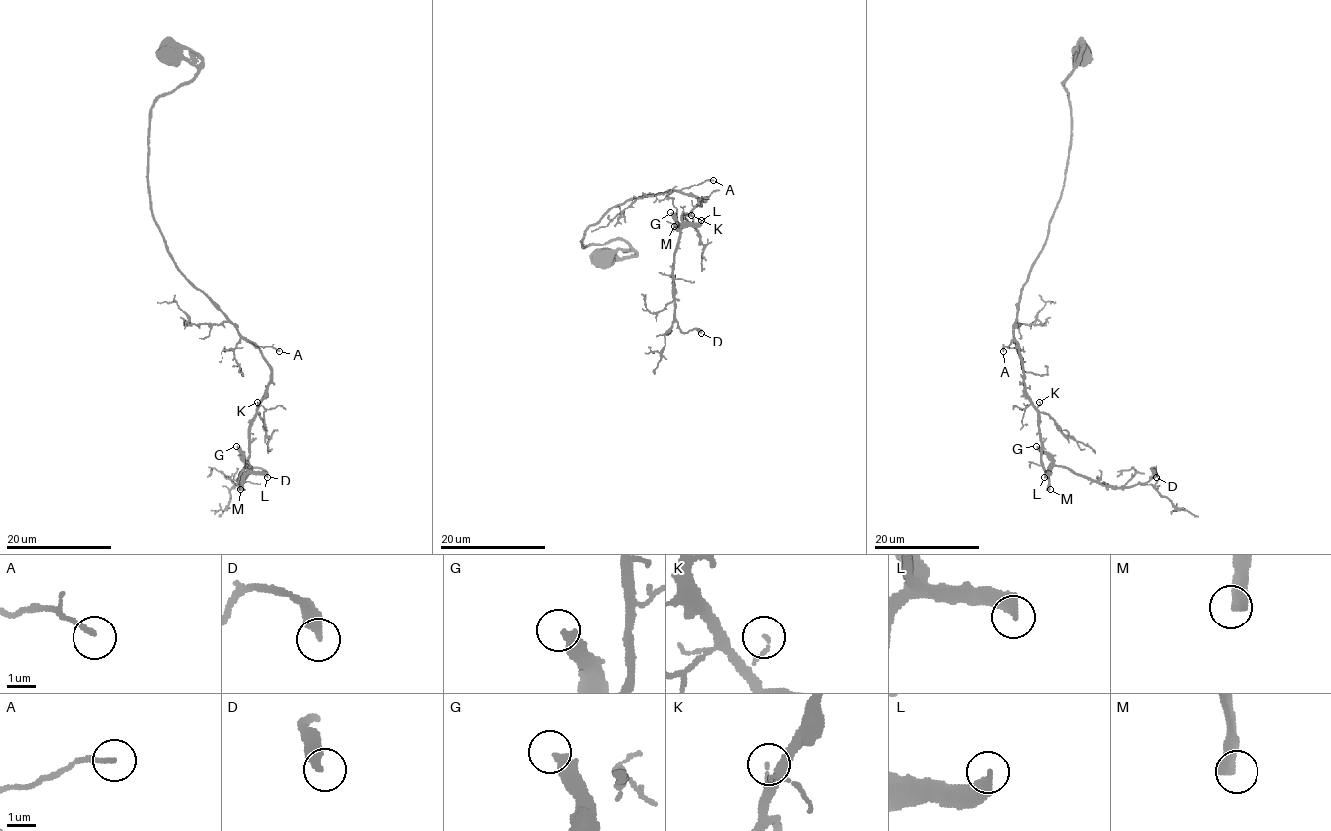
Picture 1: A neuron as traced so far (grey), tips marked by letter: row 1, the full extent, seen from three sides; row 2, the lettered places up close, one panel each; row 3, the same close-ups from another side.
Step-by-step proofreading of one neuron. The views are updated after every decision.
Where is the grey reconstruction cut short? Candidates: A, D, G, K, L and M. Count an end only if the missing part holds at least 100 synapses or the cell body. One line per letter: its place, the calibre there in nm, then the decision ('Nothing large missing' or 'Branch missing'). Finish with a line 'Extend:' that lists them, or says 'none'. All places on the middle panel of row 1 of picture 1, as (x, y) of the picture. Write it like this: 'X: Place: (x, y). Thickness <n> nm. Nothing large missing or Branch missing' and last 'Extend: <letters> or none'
A: Place: (713, 180). Thickness 170 nm. Nothing large missing
D: Place: (701, 333). Thickness 440 nm. Nothing large missing
G: Place: (670, 212). Thickness 400 nm. Branch missing
K: Place: (691, 215). Thickness 110 nm. Nothing large missing
L: Place: (701, 220). Thickness 400 nm. Branch missing
M: Place: (674, 226). Thickness 400 nm. Branch missing
Extend: G, L, M

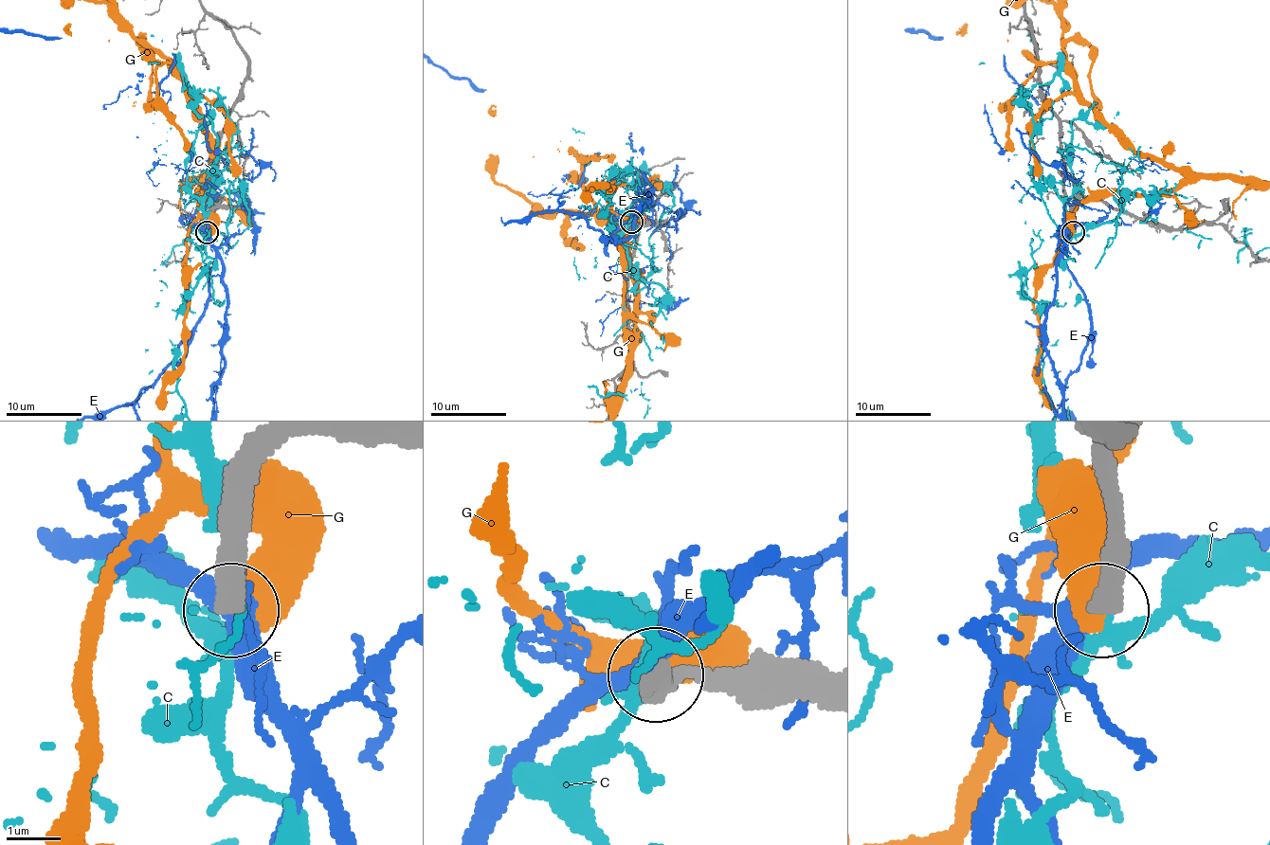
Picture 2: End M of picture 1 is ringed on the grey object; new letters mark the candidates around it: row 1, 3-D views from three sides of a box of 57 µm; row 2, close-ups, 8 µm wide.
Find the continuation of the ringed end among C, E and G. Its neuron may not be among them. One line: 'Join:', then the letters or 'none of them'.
Join: none of them

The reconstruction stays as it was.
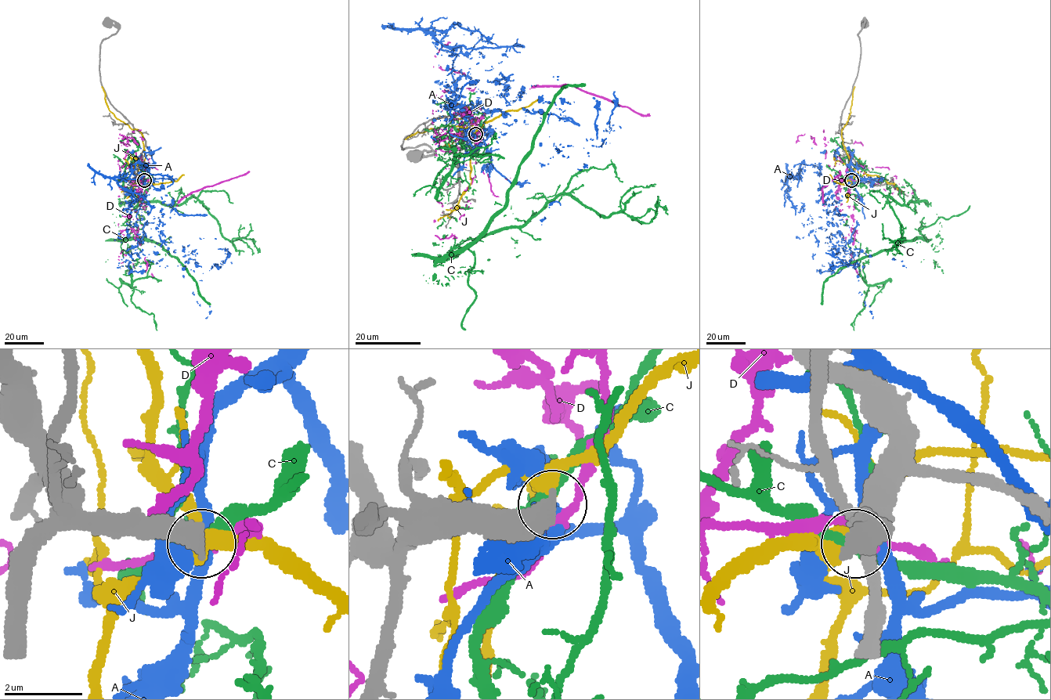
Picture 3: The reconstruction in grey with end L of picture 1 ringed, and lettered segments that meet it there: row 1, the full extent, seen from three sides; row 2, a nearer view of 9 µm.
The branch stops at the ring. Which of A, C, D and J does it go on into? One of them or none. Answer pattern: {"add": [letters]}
{"add": []}

